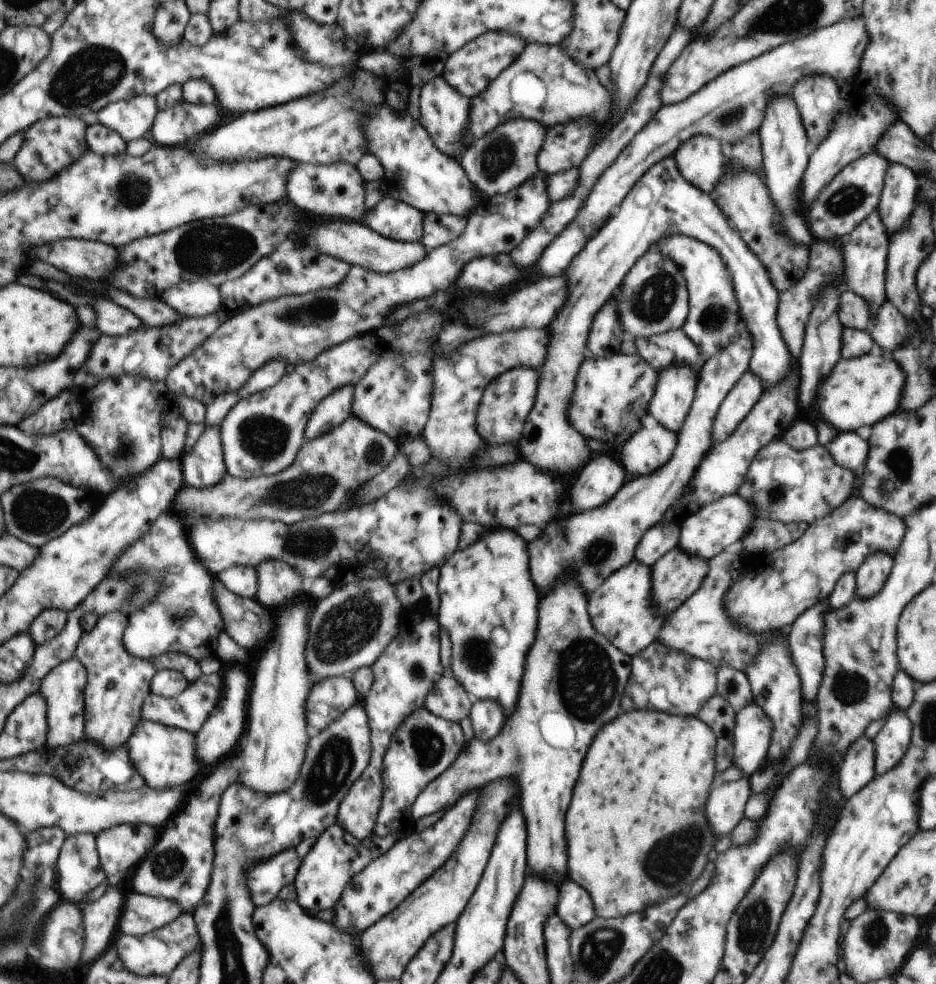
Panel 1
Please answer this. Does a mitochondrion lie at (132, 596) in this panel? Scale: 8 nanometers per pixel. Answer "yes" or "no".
yes

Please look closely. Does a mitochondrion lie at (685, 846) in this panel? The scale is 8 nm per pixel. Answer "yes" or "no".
yes

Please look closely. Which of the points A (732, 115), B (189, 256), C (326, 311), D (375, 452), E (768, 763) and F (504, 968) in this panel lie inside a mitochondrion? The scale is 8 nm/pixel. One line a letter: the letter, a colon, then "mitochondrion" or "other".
A: mitochondrion
B: mitochondrion
C: mitochondrion
D: mitochondrion
E: other
F: other

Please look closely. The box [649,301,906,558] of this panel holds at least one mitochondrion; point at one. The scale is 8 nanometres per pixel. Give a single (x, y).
(777, 493)

